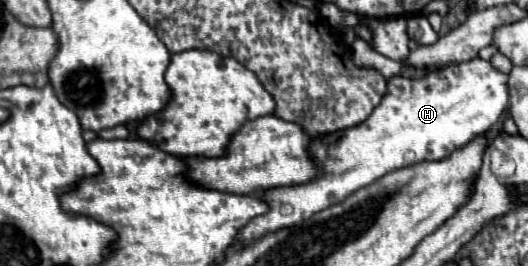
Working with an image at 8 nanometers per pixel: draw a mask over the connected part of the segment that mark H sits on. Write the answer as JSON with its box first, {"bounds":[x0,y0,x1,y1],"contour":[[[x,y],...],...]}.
{"bounds":[243,58,509,242],"contour":[[[481,58],[449,64],[447,68],[435,70],[421,80],[401,76],[391,78],[387,98],[383,98],[365,122],[315,138],[315,158],[323,158],[323,166],[327,166],[327,174],[323,174],[323,178],[303,186],[265,192],[271,210],[247,224],[247,230],[243,230],[243,242],[253,242],[267,232],[295,226],[301,218],[307,220],[311,214],[323,210],[323,206],[341,202],[387,172],[413,166],[423,160],[447,158],[453,150],[465,146],[477,134],[489,132],[497,124],[499,116],[509,106],[507,80],[509,74],[495,70],[489,60]]]}

